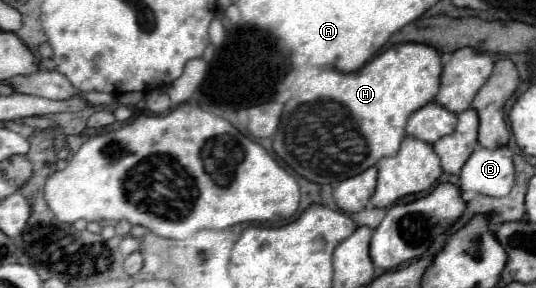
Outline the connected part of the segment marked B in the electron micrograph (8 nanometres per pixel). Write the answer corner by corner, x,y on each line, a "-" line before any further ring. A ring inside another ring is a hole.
508,145
496,149
478,147
460,173
460,189
476,191
490,197
504,197
514,185
514,161

